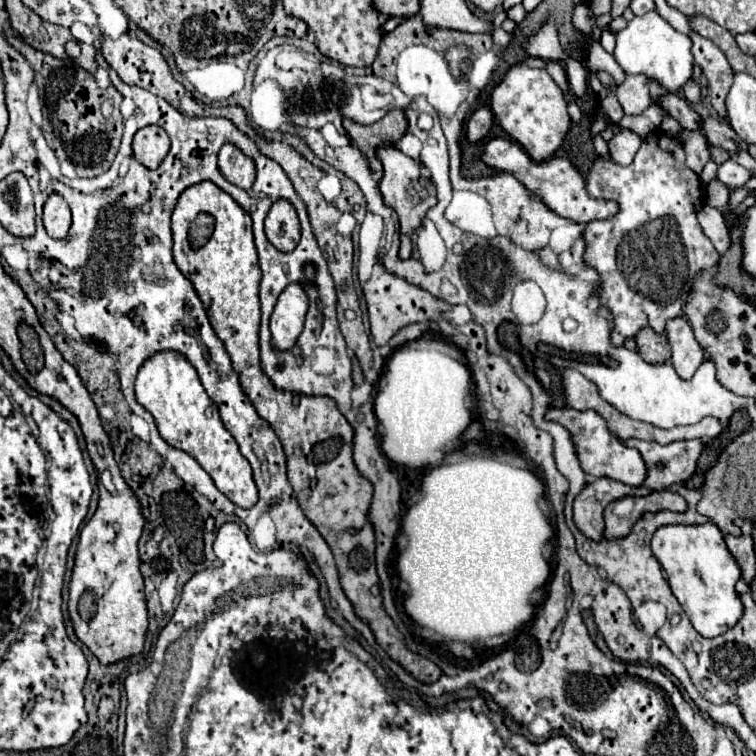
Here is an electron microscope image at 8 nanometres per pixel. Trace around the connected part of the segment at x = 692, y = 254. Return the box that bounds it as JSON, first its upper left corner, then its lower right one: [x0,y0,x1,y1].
[583,134,719,346]

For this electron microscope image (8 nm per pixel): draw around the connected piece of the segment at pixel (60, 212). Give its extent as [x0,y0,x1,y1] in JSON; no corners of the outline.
[43,194,71,238]

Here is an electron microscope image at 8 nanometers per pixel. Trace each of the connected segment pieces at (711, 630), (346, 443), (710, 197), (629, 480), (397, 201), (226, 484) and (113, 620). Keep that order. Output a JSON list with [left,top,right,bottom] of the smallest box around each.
[[651,522,743,638],[173,182,441,684],[707,178,729,212],[545,406,647,486],[377,146,437,260],[135,352,257,508],[69,459,149,664]]

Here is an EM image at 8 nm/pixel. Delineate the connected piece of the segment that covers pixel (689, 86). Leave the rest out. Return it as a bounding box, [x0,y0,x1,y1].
[683,80,701,104]

